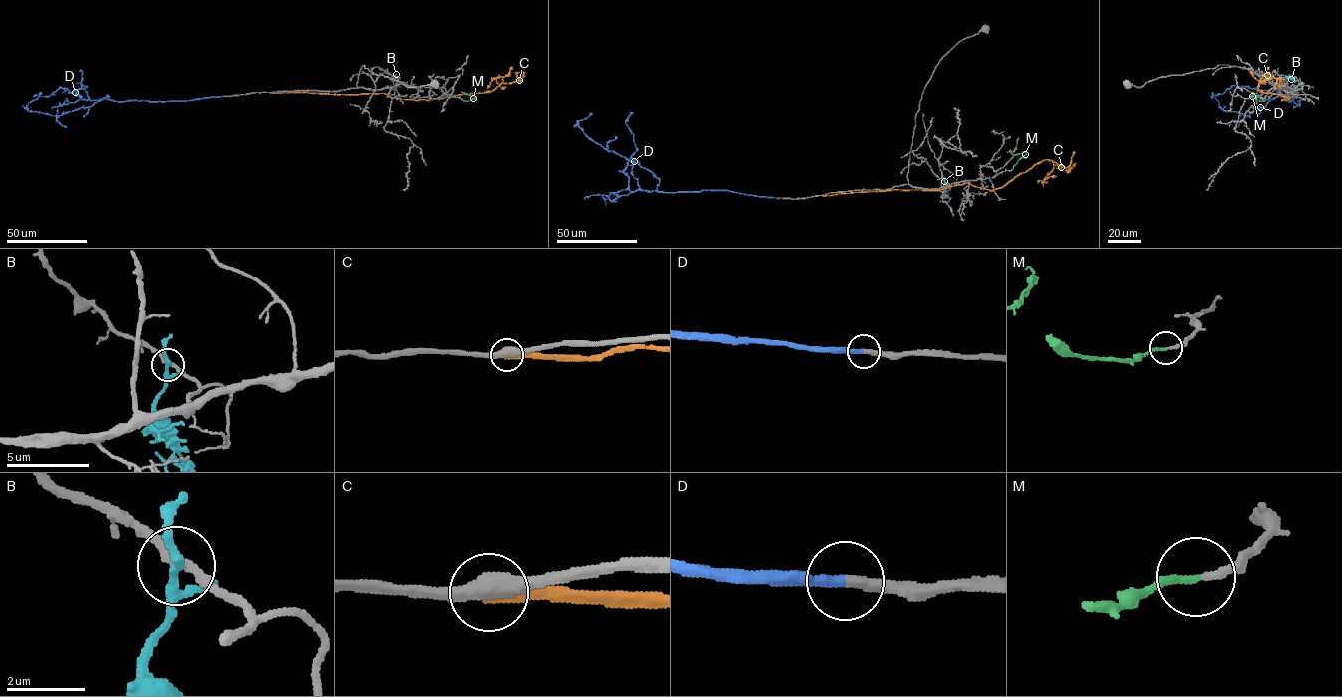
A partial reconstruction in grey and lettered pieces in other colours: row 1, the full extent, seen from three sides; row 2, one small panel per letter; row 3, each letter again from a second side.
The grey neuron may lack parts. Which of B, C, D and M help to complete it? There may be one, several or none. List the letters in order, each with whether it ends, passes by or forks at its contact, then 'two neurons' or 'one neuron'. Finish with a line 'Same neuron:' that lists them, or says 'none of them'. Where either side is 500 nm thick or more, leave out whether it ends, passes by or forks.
B: it forks | two neurons
C: it ends | two neurons
D: it ends | one neuron
M: it ends | one neuron
Same neuron: D, M

